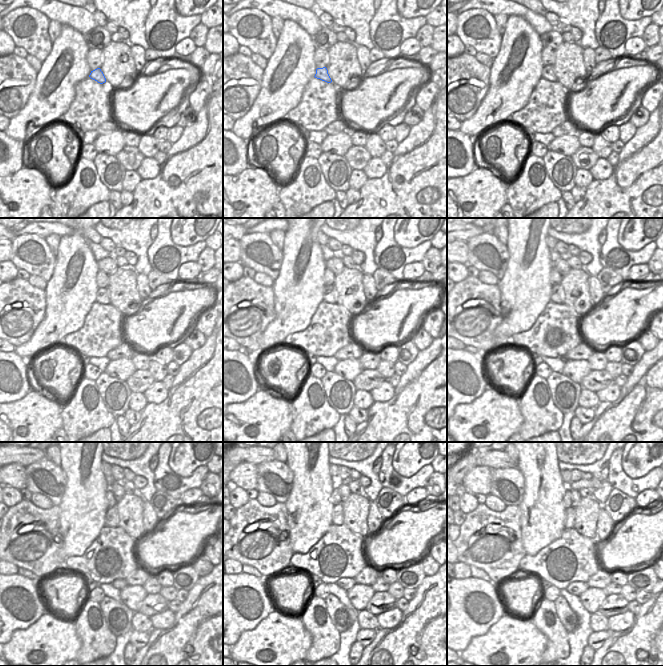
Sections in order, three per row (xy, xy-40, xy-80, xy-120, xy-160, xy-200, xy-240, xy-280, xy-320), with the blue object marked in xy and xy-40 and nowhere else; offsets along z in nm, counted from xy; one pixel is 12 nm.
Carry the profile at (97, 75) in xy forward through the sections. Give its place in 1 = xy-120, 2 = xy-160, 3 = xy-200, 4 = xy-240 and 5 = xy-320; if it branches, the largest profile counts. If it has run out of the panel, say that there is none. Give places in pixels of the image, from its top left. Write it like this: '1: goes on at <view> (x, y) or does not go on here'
1: goes on at xy-120 (102, 296)
2: goes on at xy-160 (330, 294)
3: goes on at xy-200 (557, 296)
4: goes on at xy-240 (112, 519)
5: goes on at xy-320 (570, 514)

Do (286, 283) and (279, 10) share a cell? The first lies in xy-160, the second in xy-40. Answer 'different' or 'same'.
different

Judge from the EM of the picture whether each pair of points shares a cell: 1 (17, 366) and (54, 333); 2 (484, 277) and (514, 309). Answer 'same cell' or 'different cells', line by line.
1: different cells
2: different cells

